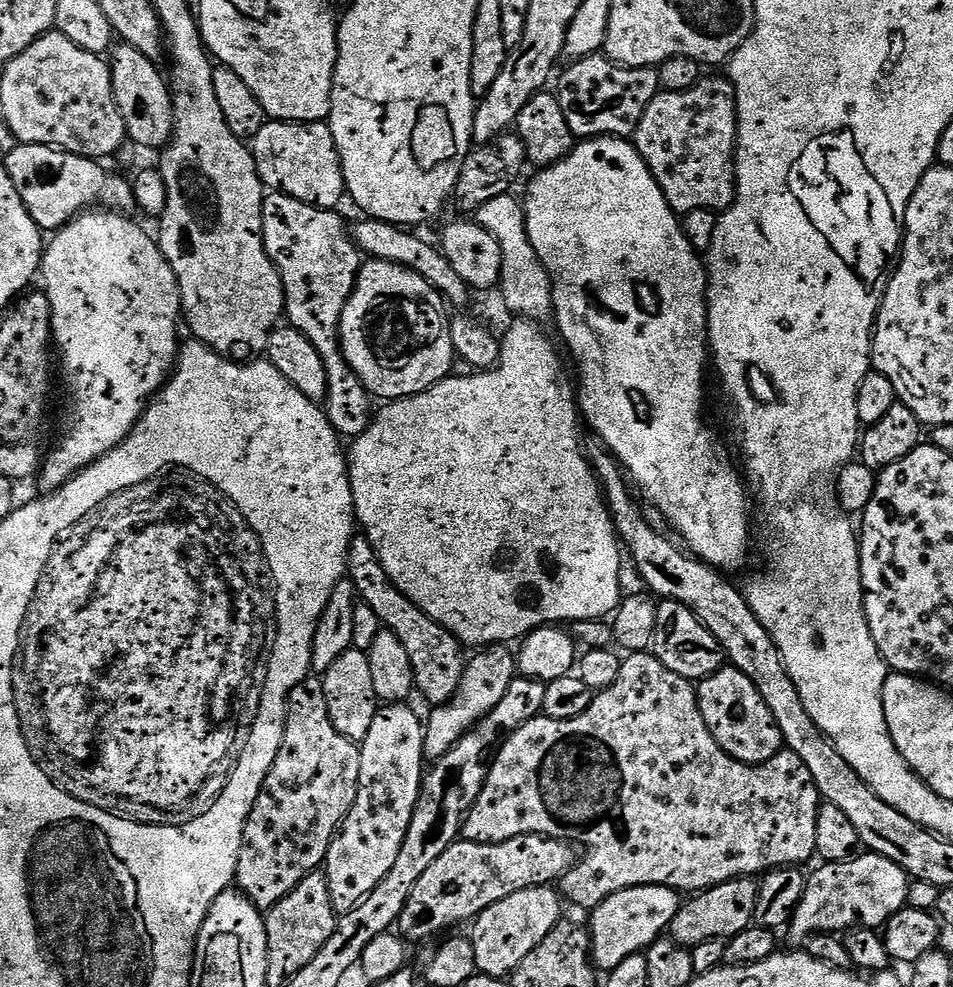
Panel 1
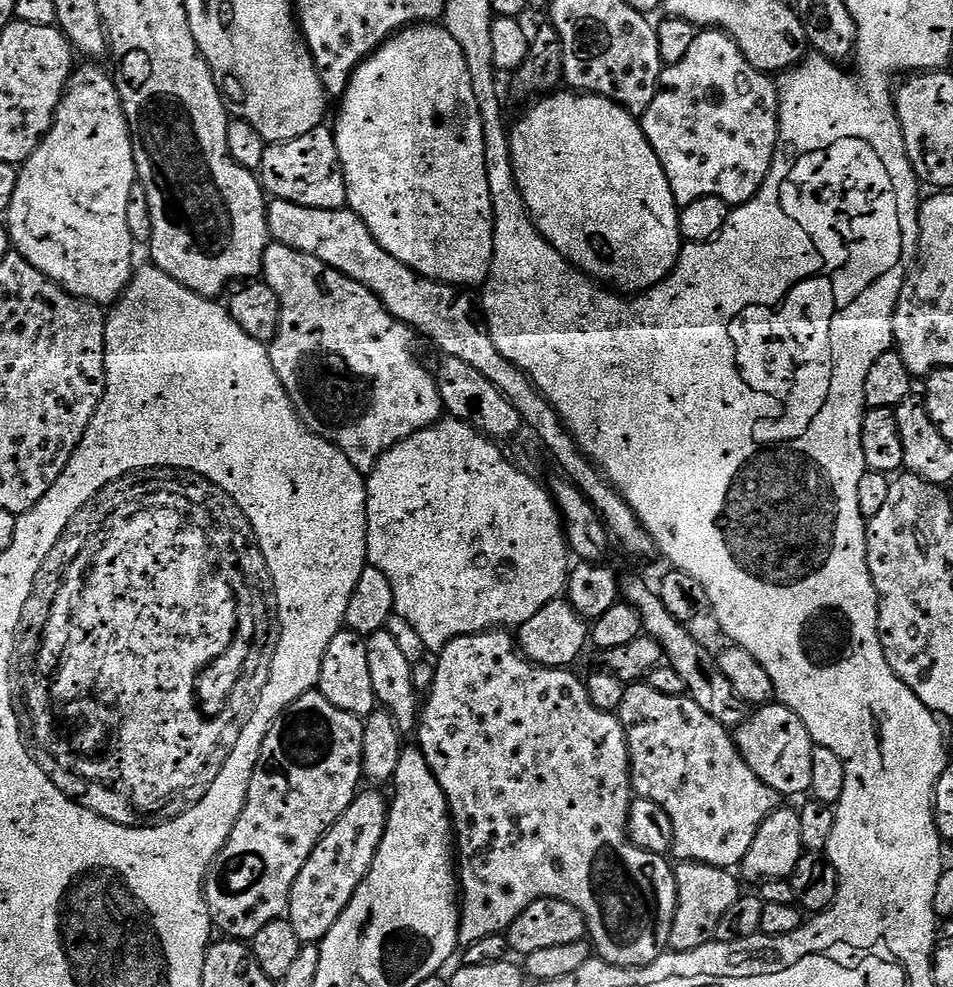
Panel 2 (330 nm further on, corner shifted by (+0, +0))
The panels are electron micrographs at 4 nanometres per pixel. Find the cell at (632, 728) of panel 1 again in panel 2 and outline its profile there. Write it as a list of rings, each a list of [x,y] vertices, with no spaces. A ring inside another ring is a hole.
[[[637,682],[625,687],[618,715],[628,743],[628,757],[632,767],[632,791],[639,798],[650,798],[650,802],[658,802],[658,806],[662,806],[666,810],[666,814],[670,814],[670,822],[674,826],[672,852],[674,856],[677,856],[675,859],[680,862],[693,860],[694,862],[709,864],[715,868],[727,868],[729,870],[735,869],[735,864],[736,867],[743,865],[746,854],[750,851],[750,842],[754,842],[762,822],[766,822],[766,818],[770,818],[770,814],[781,807],[782,797],[779,792],[774,791],[770,786],[766,786],[766,782],[762,782],[762,778],[758,778],[758,774],[754,774],[754,770],[750,770],[750,766],[746,766],[742,754],[736,749],[733,733],[714,718],[710,718],[710,714],[706,714],[706,710],[702,710],[702,706],[698,706],[698,702],[694,702],[691,696],[687,694],[682,696],[658,694],[658,690],[654,690],[646,682]]]

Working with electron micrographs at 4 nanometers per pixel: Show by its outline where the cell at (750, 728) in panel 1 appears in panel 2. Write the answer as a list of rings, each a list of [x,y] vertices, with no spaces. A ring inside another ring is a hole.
[[[779,702],[759,705],[746,718],[746,722],[742,722],[735,728],[734,739],[736,749],[742,754],[746,766],[750,766],[750,770],[754,770],[754,774],[758,774],[758,778],[762,778],[762,782],[766,782],[766,786],[770,786],[774,791],[779,792],[781,797],[800,796],[803,792],[805,795],[809,791],[810,758],[814,745],[806,726],[802,726],[802,718],[798,718],[798,714],[794,714],[794,710],[790,710]]]

